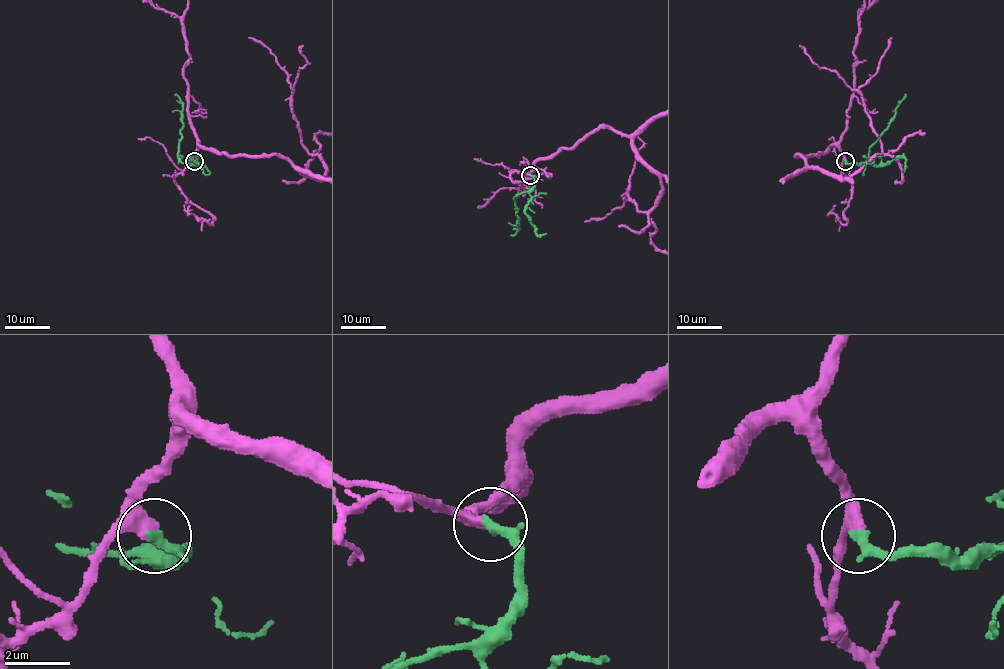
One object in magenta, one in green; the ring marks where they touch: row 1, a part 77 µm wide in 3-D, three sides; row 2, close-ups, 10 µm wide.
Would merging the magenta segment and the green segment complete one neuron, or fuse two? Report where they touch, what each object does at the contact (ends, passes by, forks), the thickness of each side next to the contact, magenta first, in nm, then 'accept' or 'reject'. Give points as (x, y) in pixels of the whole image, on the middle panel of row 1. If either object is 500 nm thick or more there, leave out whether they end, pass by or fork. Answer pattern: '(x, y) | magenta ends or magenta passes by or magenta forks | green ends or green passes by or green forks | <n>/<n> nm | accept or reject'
(530, 175) | magenta passes by | green ends | 320/360 nm | accept

